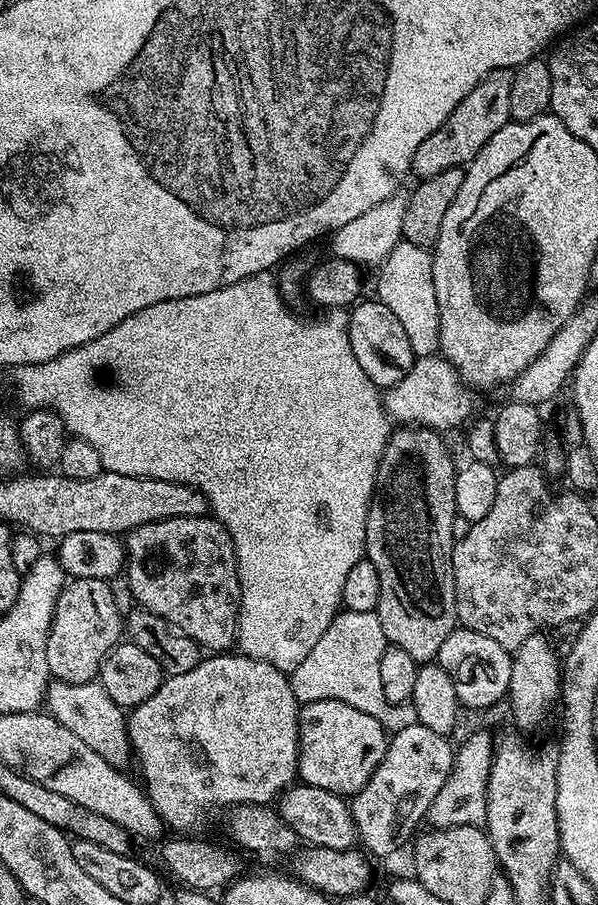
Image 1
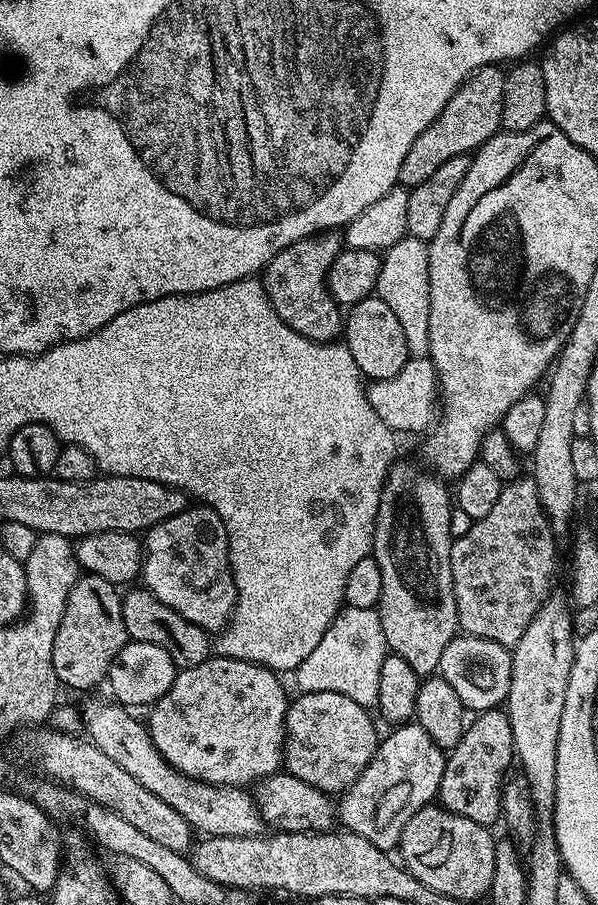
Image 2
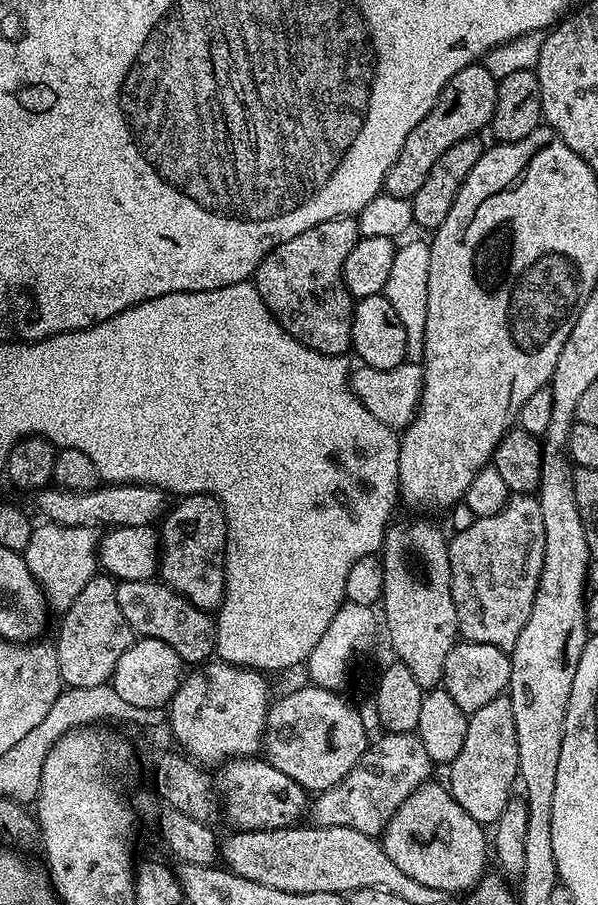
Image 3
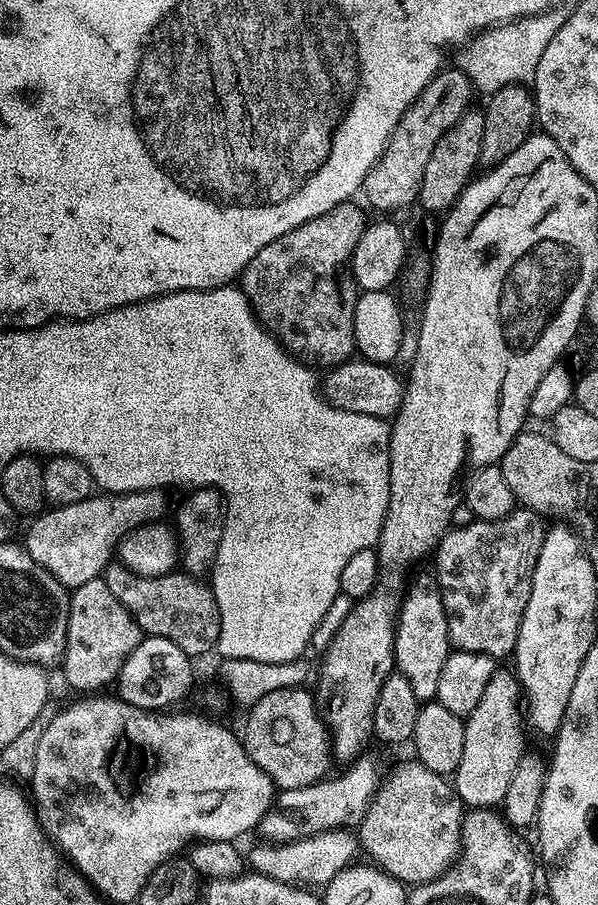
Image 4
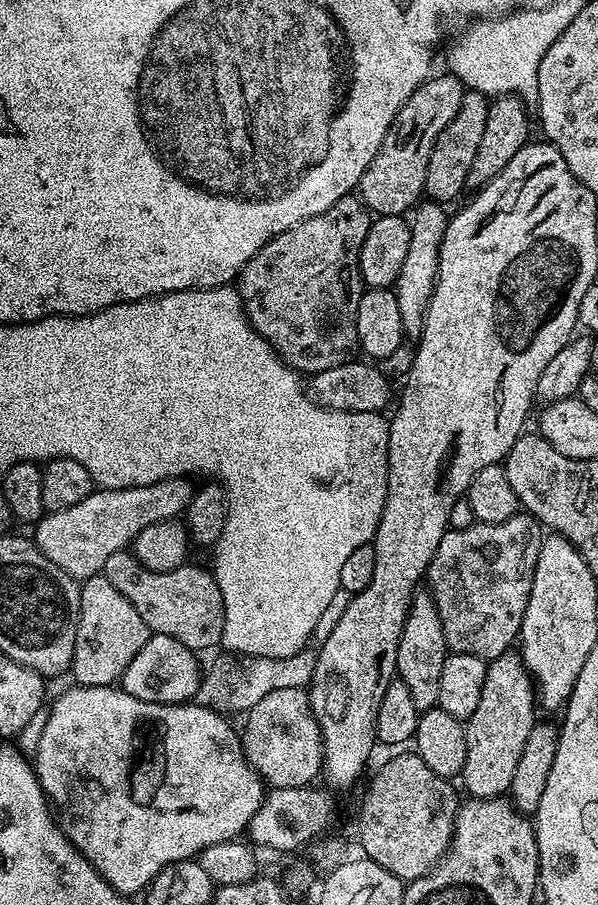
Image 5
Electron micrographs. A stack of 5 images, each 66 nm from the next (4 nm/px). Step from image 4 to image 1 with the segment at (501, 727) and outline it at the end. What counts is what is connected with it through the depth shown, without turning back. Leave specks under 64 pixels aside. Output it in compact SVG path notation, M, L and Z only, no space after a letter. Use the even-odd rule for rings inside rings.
M472 732L455 749L452 758L452 769L442 782L442 790L438 790L434 802L430 802L426 820L432 828L457 828L483 825L488 805L488 779L492 769L494 755L494 736L488 732Z

